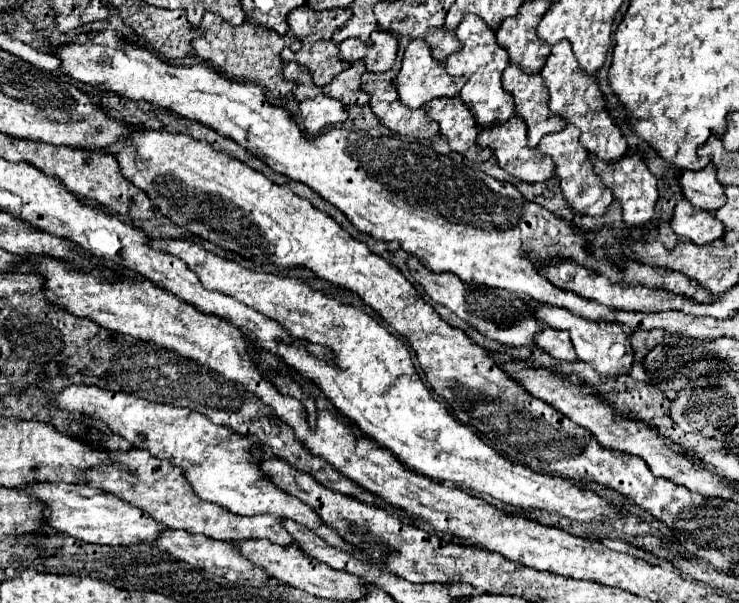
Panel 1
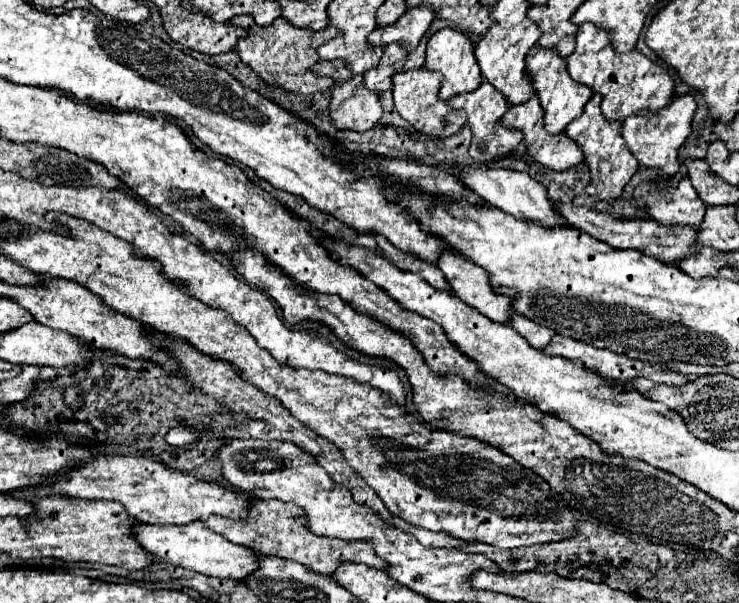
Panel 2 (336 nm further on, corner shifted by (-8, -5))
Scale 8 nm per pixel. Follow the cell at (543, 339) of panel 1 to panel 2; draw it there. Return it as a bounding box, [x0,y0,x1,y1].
[510,315,556,351]

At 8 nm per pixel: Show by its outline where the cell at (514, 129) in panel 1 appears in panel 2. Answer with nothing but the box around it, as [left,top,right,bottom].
[500,97,584,171]

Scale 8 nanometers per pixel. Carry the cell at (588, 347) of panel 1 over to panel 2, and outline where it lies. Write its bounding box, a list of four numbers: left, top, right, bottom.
[438,255,516,323]

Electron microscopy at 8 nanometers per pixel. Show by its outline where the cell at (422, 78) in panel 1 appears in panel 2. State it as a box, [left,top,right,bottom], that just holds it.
[424,29,482,101]

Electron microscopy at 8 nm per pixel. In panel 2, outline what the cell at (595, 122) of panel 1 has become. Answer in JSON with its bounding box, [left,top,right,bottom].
[566,23,674,123]

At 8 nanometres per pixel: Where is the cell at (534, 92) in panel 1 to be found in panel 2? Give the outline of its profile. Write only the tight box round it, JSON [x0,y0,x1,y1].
[526,47,592,133]

